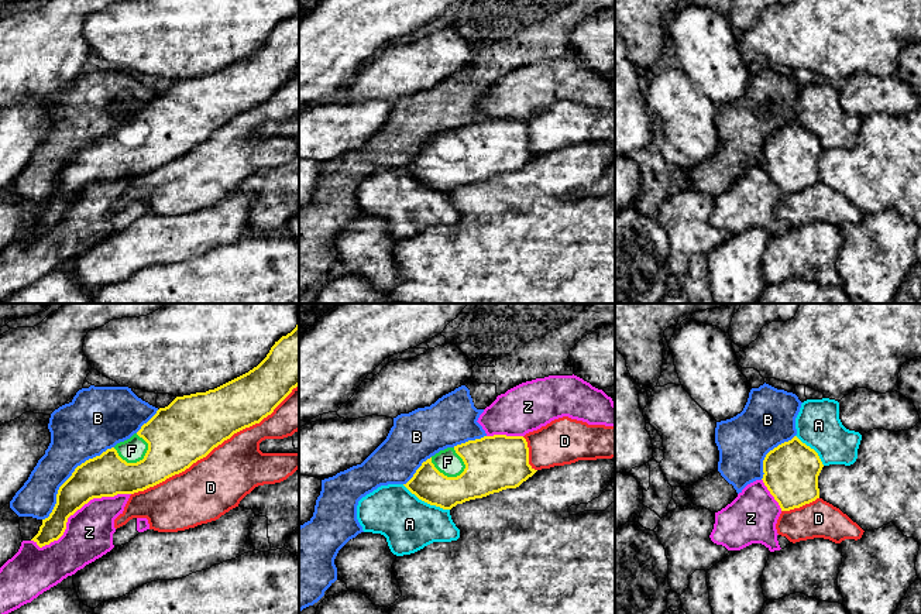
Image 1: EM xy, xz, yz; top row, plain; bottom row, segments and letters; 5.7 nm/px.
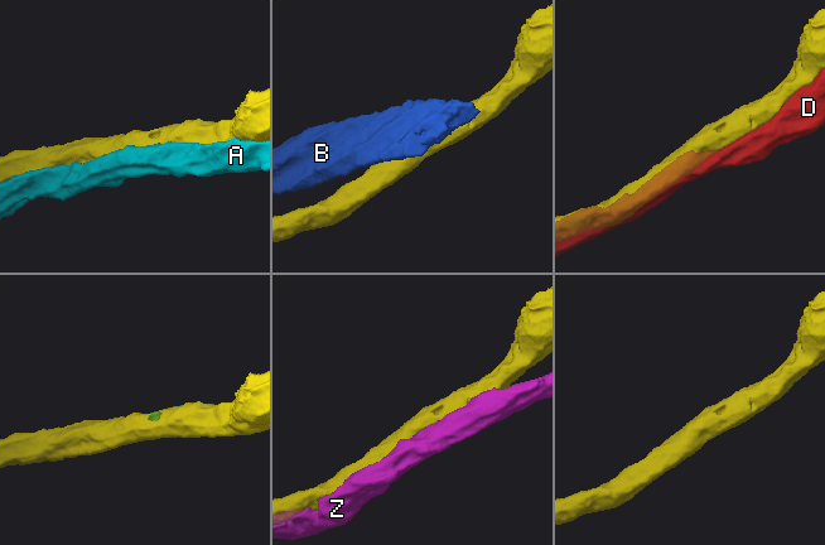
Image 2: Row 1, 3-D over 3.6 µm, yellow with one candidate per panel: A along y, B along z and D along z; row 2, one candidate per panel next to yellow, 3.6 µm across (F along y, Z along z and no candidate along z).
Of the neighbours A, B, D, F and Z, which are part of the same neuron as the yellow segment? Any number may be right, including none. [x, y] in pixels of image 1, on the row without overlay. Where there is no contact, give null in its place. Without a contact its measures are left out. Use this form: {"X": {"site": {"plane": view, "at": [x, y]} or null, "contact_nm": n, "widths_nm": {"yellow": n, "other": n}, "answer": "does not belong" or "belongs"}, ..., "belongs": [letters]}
{"A": {"site": {"plane": "xz", "at": [426, 185]}, "contact_nm": 300, "widths_nm": {"yellow": 190, "other": 300}, "answer": "does not belong"}, "B": {"site": {"plane": "xy", "at": [71, 160]}, "contact_nm": 600, "widths_nm": {"yellow": 240, "other": 320}, "answer": "does not belong"}, "D": {"site": {"plane": "xy", "at": [215, 130]}, "contact_nm": 1100, "widths_nm": {"yellow": 360, "other": 340}, "answer": "does not belong"}, "F": {"site": {"plane": "xz", "at": [446, 160]}, "contact_nm": 220, "widths_nm": {"yellow": 280, "other": 140}, "answer": "belongs"}, "Z": {"site": {"plane": "xy", "at": [75, 195]}, "contact_nm": 650, "widths_nm": {"yellow": 220, "other": 280}, "answer": "does not belong"}, "belongs": ["F"]}

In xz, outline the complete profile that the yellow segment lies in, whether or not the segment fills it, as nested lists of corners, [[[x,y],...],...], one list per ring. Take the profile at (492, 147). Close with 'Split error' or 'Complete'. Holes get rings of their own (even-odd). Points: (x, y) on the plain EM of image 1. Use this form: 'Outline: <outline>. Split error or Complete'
Outline: [[[494,119],[440,134],[423,145],[403,169],[419,183],[443,193],[451,193],[470,183],[516,172],[536,155],[529,148],[529,131],[523,120]]]. Split error

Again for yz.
Outline: [[[794,120],[766,138],[762,164],[781,195],[790,195],[819,182],[822,151],[818,137]]]. Complete

